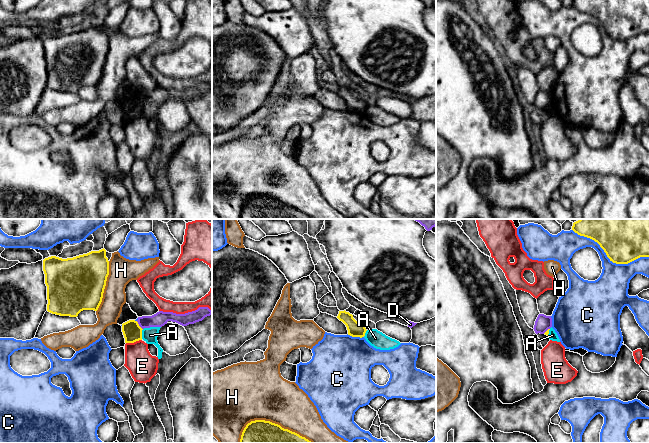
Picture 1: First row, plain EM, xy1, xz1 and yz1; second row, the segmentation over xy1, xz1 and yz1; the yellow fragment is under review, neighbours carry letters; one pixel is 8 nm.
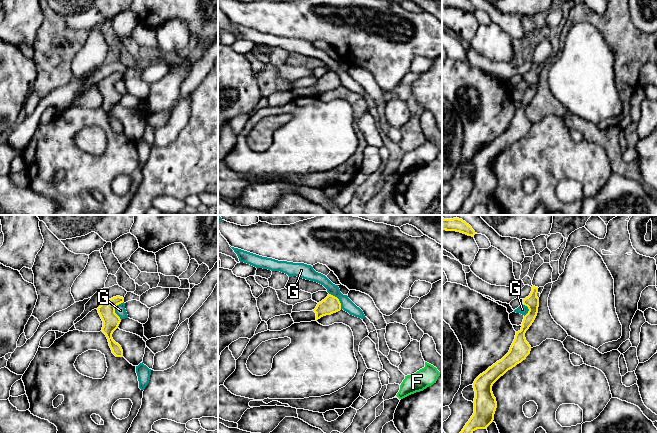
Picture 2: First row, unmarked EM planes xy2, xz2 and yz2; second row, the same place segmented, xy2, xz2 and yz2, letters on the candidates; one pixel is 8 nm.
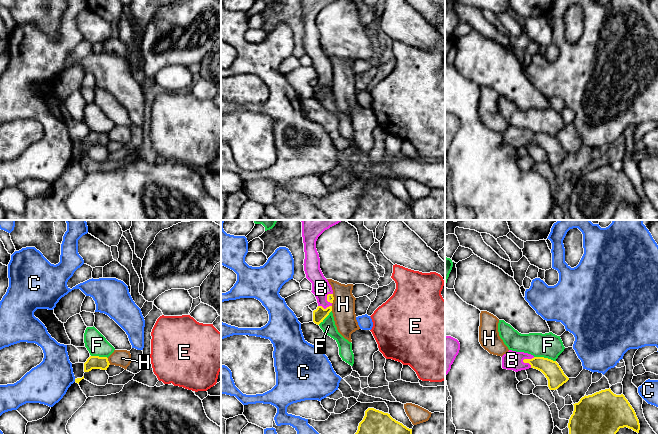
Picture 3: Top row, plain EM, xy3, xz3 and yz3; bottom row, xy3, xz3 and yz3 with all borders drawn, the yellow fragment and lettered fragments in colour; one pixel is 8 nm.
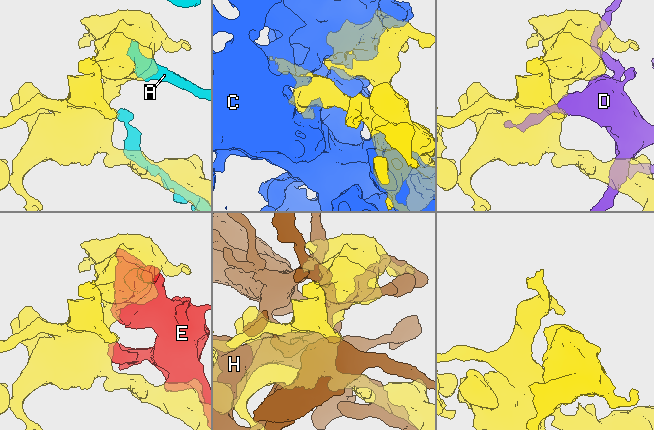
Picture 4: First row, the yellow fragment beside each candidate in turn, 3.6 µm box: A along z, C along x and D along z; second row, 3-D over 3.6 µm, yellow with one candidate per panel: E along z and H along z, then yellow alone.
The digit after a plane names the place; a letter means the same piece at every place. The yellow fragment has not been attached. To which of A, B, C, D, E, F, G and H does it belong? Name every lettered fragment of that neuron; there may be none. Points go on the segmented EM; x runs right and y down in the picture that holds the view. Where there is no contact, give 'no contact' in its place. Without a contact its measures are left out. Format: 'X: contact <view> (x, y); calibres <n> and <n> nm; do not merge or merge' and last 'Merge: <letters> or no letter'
A: contact xy1 (141, 334); calibres 150 and 120 nm; do not merge
B: contact yz3 (528, 359); calibres 140 and 160 nm; merge
C: contact yz1 (609, 258); calibres 440 and 280 nm; do not merge
D: contact xy1 (138, 325); calibres 150 and 120 nm; do not merge
E: contact xy1 (133, 342); calibres 150 and 220 nm; do not merge
F: contact yz3 (545, 358); calibres 140 and 200 nm; do not merge
G: contact xy2 (114, 309); calibres 140 and 90 nm; do not merge
H: contact xy1 (105, 285); calibres 440 and 200 nm; do not merge
Merge: B

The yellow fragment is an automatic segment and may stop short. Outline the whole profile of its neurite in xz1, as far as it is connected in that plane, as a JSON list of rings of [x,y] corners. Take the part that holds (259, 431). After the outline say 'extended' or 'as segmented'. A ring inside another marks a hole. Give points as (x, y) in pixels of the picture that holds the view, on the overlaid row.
[[[265,420],[251,421],[244,428],[240,443],[312,443],[305,437]]]; as segmented

